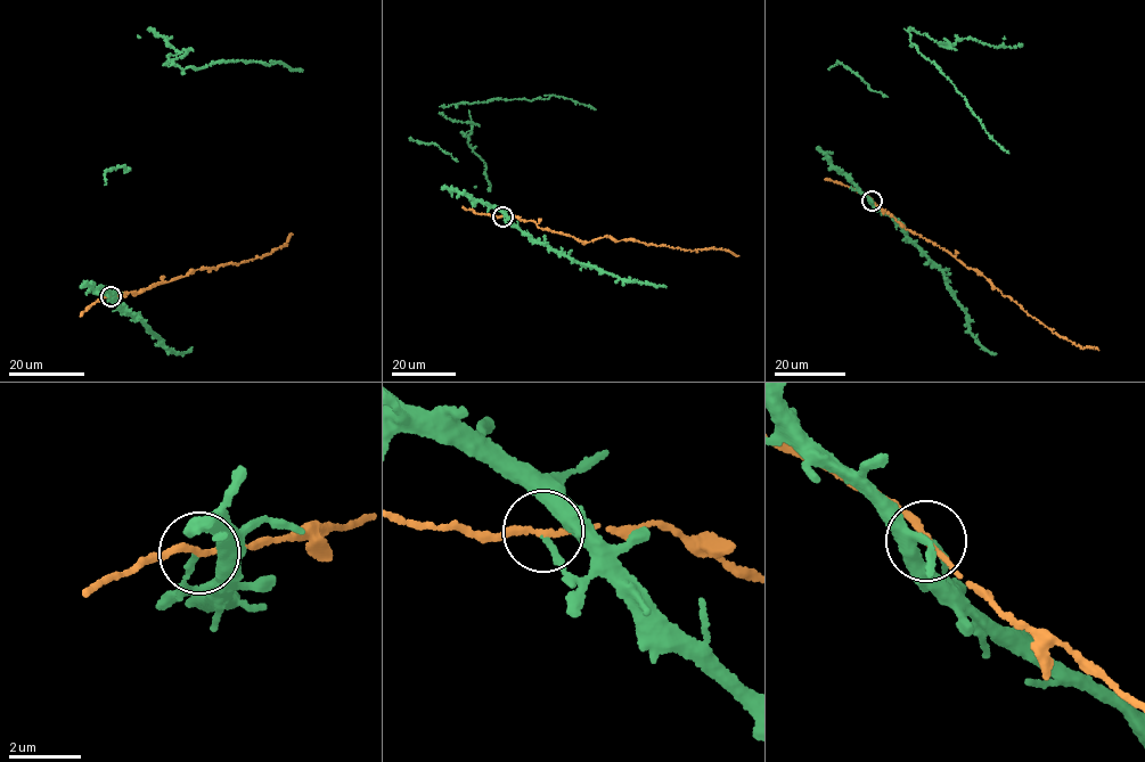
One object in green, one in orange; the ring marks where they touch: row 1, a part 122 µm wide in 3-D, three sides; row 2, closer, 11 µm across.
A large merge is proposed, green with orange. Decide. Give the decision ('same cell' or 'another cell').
another cell

